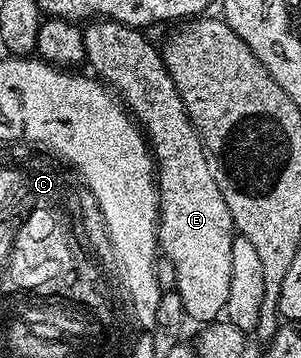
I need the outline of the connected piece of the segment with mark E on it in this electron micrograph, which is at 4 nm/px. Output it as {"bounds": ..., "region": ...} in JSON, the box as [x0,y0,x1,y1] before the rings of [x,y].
{"bounds":[83,19,235,325],"region":[[[112,19],[88,22],[83,27],[86,62],[112,92],[121,96],[149,140],[157,164],[161,204],[159,249],[175,266],[173,287],[185,305],[188,320],[206,325],[224,314],[229,301],[235,222],[221,197],[211,160],[187,116],[177,85],[173,85],[173,77],[165,69],[160,48],[143,35],[146,34],[140,28],[114,23]]]}

